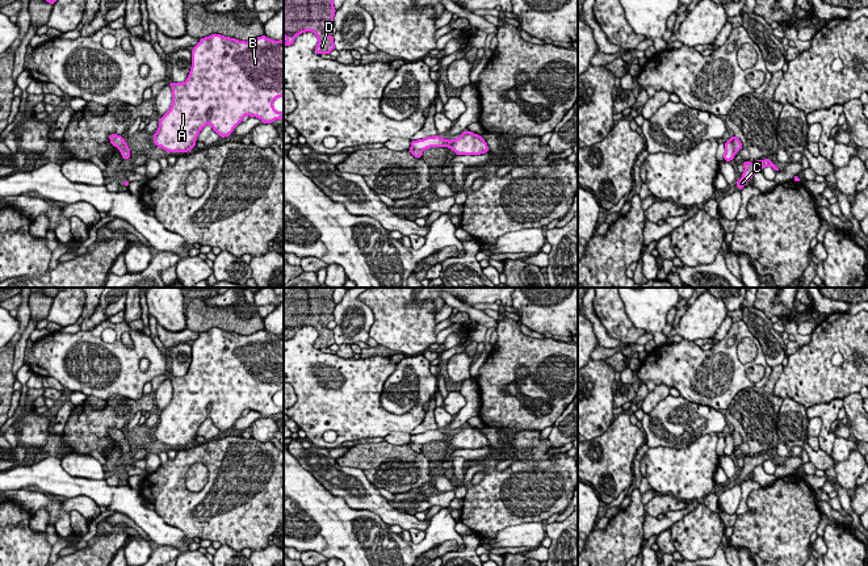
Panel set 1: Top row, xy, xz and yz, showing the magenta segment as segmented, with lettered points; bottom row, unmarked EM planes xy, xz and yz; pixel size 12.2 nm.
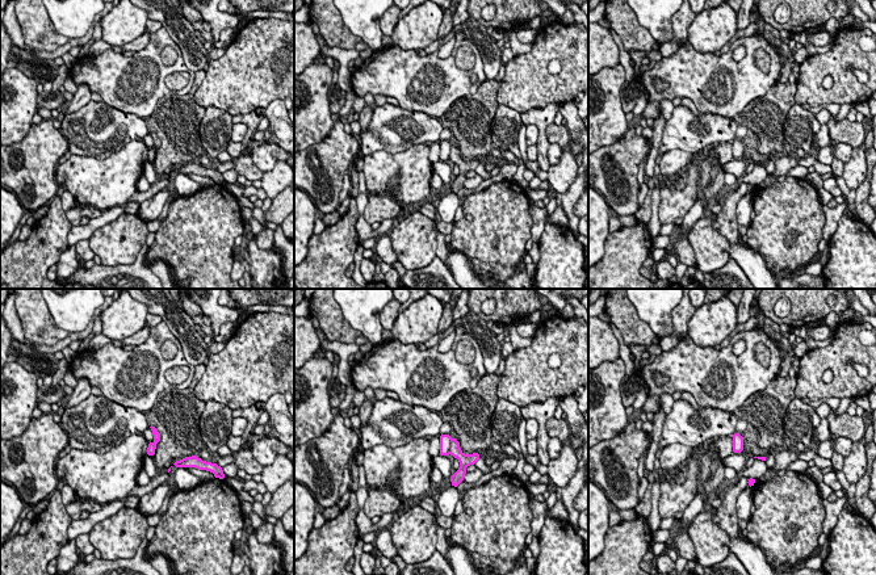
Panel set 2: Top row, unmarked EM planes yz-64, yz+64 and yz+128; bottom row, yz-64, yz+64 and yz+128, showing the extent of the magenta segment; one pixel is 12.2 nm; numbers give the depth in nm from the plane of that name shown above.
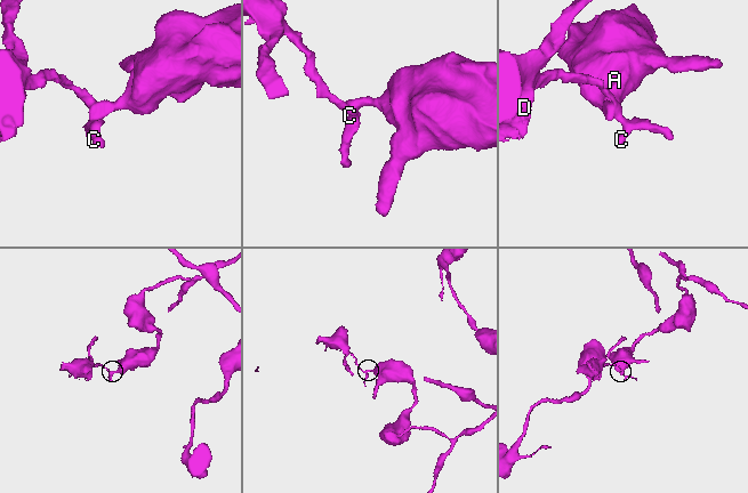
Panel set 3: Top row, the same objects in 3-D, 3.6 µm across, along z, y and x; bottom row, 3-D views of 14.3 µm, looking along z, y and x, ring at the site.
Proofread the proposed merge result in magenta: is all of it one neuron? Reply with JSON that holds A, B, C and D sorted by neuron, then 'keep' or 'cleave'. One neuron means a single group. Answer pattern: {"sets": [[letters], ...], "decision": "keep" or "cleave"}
{"sets": [["A", "B"], ["C", "D"]], "decision": "cleave"}

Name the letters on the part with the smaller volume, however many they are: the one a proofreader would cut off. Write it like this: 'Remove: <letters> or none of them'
Remove: C, D

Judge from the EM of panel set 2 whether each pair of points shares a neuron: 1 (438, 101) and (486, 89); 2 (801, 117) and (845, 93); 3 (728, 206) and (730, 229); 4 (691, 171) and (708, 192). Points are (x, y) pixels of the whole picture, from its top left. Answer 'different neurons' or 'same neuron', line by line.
1: different neurons
2: different neurons
3: same neuron
4: different neurons

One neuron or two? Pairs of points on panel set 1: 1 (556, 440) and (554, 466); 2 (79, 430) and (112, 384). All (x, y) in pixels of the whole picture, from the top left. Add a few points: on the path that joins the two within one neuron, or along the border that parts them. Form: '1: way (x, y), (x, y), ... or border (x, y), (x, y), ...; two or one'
1: border (546, 439), (553, 448); two
2: border (105, 399), (113, 397), (137, 399); two

